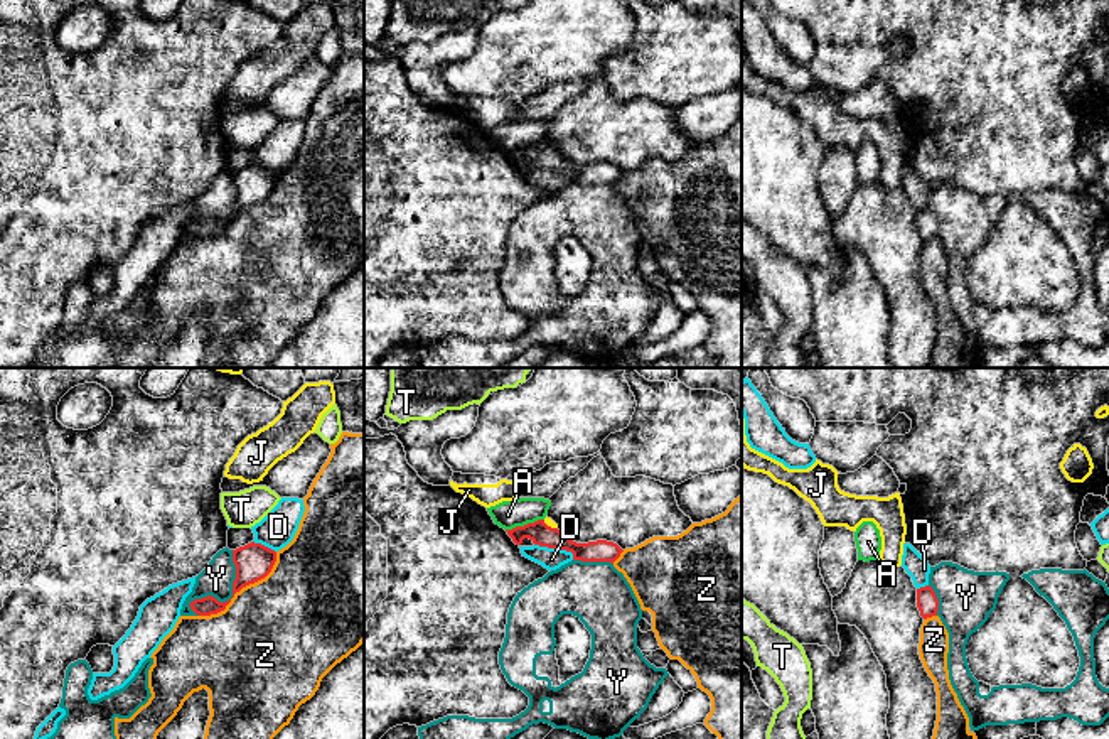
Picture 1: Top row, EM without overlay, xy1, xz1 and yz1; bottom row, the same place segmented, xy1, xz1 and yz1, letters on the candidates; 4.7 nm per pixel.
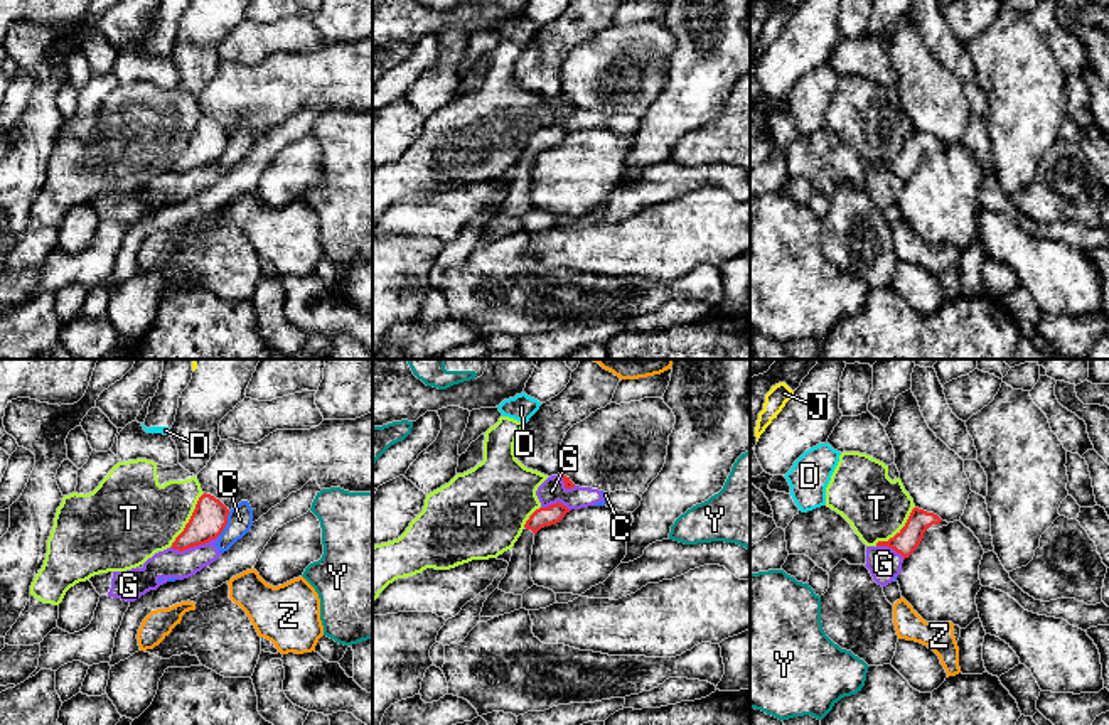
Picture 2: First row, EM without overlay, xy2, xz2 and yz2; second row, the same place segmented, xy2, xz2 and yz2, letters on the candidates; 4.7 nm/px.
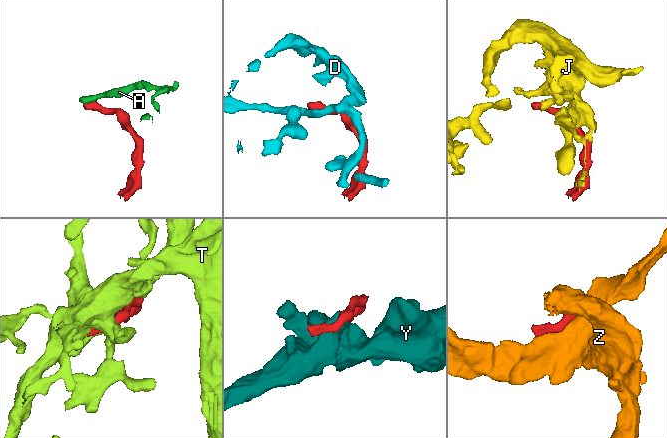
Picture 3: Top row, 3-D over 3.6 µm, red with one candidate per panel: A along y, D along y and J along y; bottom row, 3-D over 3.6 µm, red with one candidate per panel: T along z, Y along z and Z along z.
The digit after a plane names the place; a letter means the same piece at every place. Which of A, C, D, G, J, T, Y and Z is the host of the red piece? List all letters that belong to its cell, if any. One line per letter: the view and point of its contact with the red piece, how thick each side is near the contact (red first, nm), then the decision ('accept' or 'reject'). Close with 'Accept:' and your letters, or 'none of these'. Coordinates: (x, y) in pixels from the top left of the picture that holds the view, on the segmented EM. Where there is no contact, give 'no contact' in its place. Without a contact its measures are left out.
A: meets red in xz1 at (525, 525); 110 nm thick on the red side, 140 nm on the other; reject
C: meets red in xy2 at (226, 523); 170 nm thick on the red side, 130 nm on the other; reject
D: meets red in xz1 at (557, 547); 110 nm thick on the red side, 110 nm on the other; reject
G: meets red in xy2 at (192, 547); 170 nm thick on the red side, 140 nm on the other; reject
J: meets red in xz1 at (550, 527); 110 nm thick on the red side, 40 nm on the other; reject
T: meets red in xy2 at (189, 520); 170 nm thick on the red side, 380 nm on the other; reject
Y: meets red in xy1 at (230, 599); 180 nm thick on the red side, 160 nm on the other; reject
Z: meets red in xy1 at (241, 587); 180 nm thick on the red side, 480 nm on the other; reject
Accept: none of these

